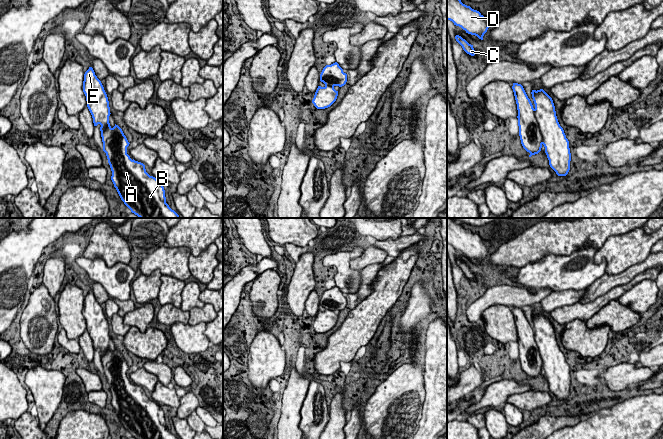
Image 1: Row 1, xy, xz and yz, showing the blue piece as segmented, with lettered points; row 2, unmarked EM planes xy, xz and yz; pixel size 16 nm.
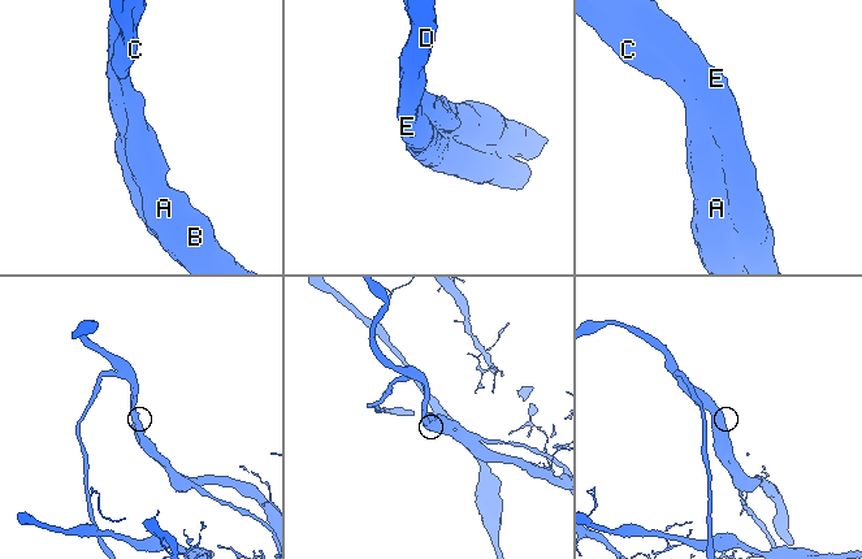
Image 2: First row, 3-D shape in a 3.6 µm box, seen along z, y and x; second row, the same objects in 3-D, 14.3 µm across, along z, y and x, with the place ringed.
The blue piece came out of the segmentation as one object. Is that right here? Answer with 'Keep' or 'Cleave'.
Keep

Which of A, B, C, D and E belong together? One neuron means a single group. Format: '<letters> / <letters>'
A B C D E

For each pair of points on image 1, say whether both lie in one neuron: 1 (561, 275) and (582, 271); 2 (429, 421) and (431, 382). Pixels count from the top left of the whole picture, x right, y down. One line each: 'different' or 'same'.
1: same
2: same

